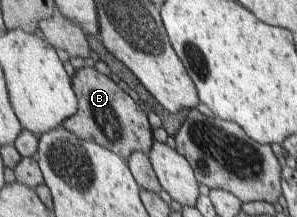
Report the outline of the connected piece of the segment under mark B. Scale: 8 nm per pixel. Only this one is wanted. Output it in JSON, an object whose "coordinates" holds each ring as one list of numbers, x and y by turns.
{"coordinates":[[82,66,72,77,79,98,79,111,63,122,64,127,82,140,96,141,113,150,127,162,136,151,150,154,156,142,154,132,148,114,136,100,132,100,131,92,122,90,110,76,98,72,95,67]]}

